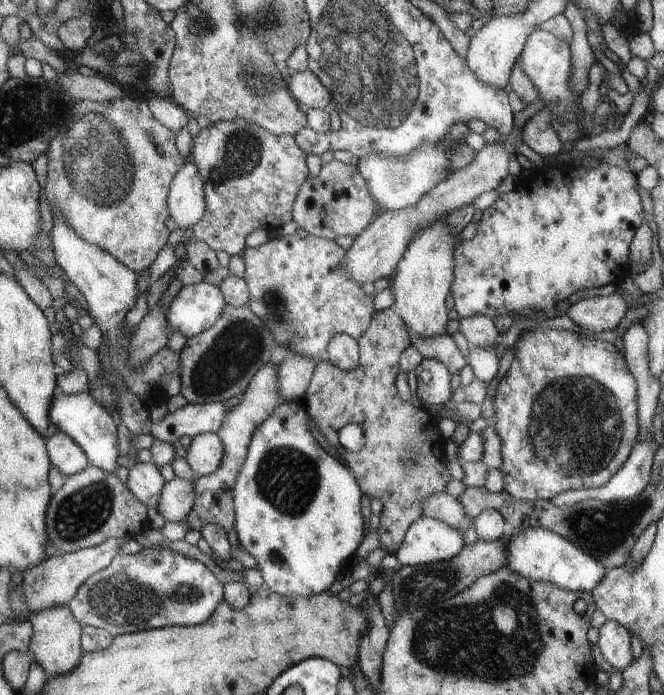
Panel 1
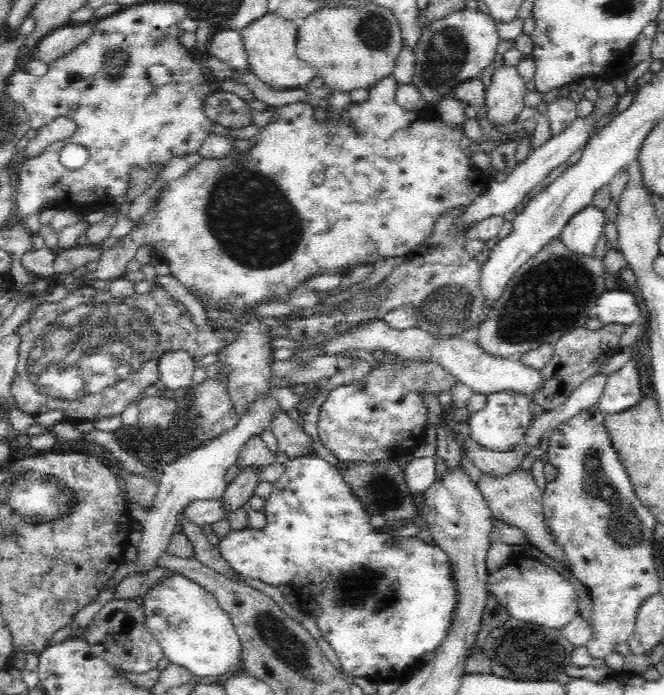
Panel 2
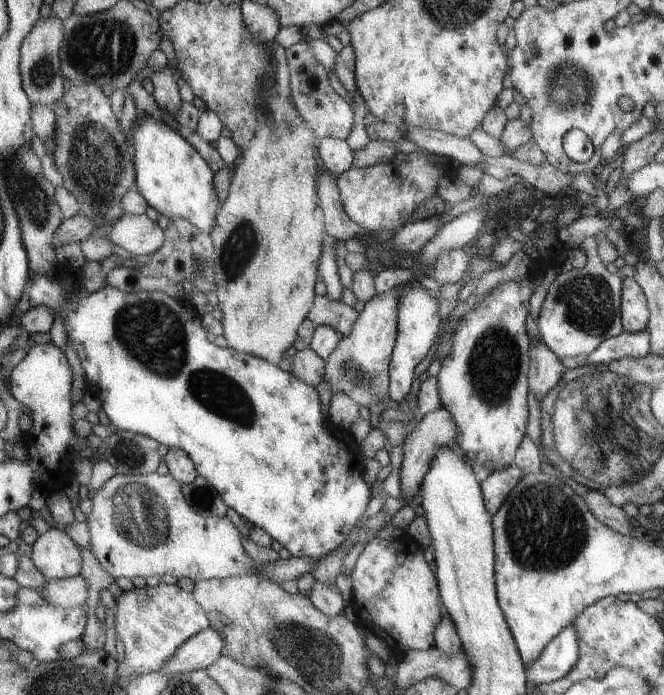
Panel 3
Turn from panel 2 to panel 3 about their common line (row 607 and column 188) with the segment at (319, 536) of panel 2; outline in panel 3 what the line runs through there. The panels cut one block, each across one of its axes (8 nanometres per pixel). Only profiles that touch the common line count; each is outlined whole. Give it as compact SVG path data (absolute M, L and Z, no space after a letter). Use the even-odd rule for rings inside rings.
M34 274L30 278L27 300L31 308L34 306L46 306L60 316L64 321L65 332L70 344L74 345L78 358L82 363L86 376L85 391L100 399L101 408L110 420L110 431L132 431L136 434L144 434L161 442L162 446L169 449L178 448L186 451L186 454L193 459L197 466L197 473L210 482L218 491L228 507L234 508L236 512L251 526L259 526L286 548L295 557L307 556L308 558L322 558L336 549L350 534L350 530L356 526L356 522L362 518L362 514L368 508L368 502L372 498L370 486L364 482L362 468L364 466L365 454L361 450L350 429L337 427L331 424L330 420L324 420L322 416L322 404L316 387L308 386L302 380L288 371L281 370L277 365L270 364L264 358L254 358L246 354L234 354L228 348L218 348L212 342L204 340L204 328L200 328L200 312L194 308L194 304L188 304L185 299L179 300L167 296L162 291L140 291L136 294L122 292L117 288L105 285L102 289L88 296L68 296L66 286L60 278L46 276L46 274Z

